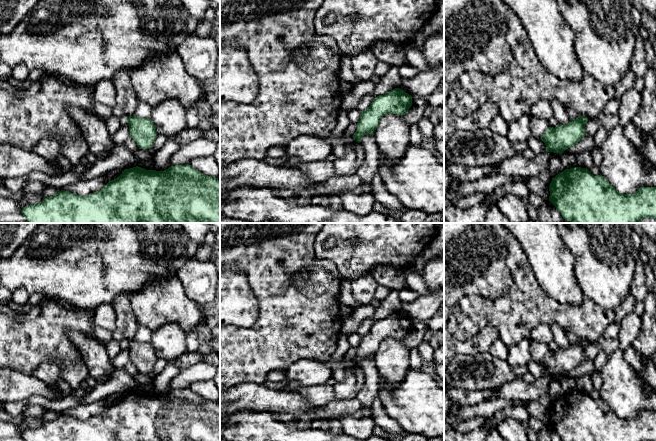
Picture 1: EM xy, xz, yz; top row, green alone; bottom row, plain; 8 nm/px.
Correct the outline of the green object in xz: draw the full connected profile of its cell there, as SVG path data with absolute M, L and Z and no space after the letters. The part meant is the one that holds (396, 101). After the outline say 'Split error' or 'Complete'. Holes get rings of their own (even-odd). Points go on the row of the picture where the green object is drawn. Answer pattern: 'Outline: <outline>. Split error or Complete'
Outline: M395 88L383 95L375 97L371 105L362 111L357 123L354 140L361 142L365 134L372 134L385 114L405 115L412 106L412 96L400 88Z. Complete

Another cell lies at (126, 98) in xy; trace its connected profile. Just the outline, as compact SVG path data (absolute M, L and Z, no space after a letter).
M118 70L111 79L116 89L116 104L128 118L133 116L139 99L132 85L128 71Z

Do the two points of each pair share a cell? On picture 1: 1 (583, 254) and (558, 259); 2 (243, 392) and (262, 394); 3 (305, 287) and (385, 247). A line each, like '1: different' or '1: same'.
1: different
2: same
3: different

